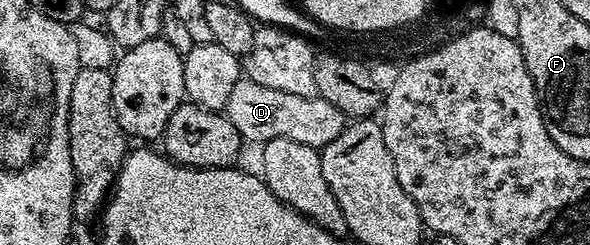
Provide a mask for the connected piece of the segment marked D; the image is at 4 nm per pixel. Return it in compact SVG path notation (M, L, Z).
M243 77L231 89L224 112L231 125L239 129L242 140L249 139L254 145L271 141L275 137L291 137L291 141L303 141L303 145L315 148L327 146L347 126L347 117L331 101L320 97L304 99L295 93L283 93L283 89L267 89L267 85L255 85Z

